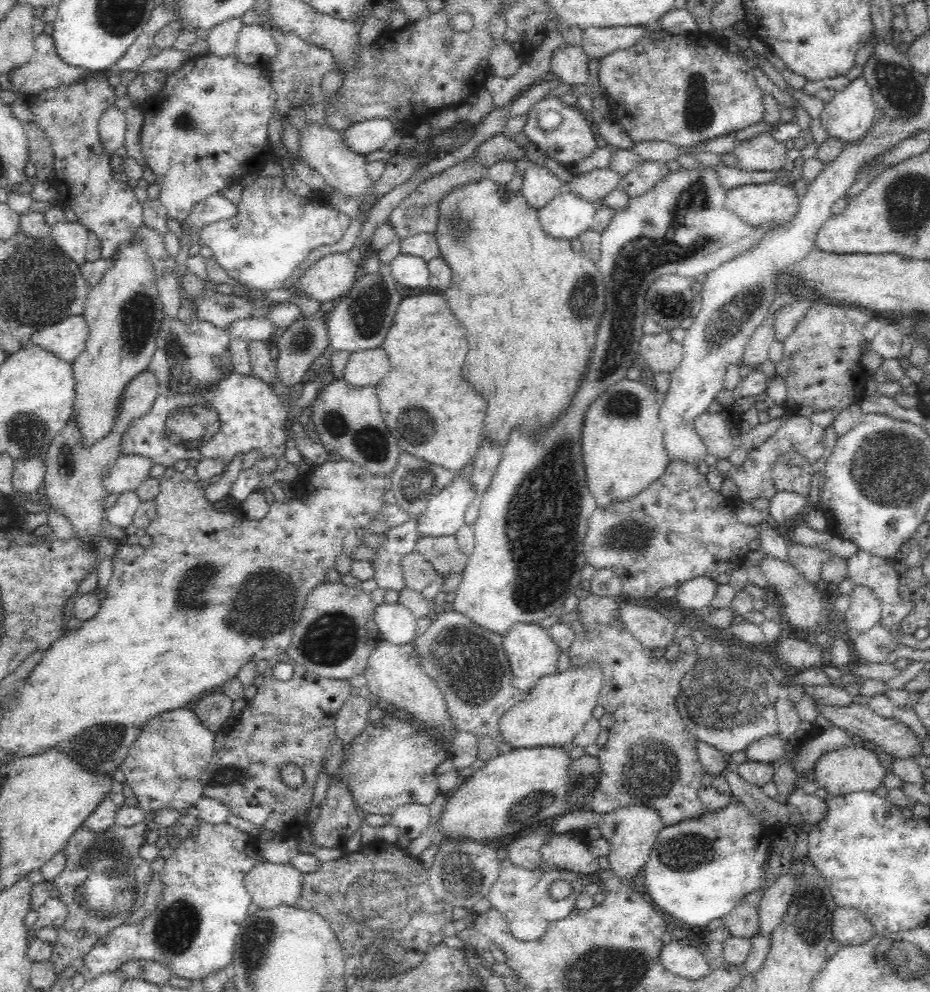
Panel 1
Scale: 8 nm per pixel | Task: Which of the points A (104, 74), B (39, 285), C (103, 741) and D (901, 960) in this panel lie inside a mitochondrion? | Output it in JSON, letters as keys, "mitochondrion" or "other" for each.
{"A":"other","B":"mitochondrion","C":"mitochondrion","D":"mitochondrion"}

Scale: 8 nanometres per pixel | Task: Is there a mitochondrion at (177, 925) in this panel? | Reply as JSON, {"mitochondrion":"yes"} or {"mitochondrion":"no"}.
{"mitochondrion":"yes"}

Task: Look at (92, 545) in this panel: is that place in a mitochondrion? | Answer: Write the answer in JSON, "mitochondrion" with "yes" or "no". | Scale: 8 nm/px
{"mitochondrion":"no"}

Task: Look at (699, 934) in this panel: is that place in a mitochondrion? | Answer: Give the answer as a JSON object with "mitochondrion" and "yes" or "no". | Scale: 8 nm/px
{"mitochondrion":"no"}

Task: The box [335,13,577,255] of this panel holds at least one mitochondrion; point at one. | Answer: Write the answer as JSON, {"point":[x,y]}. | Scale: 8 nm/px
{"point":[378,83]}

